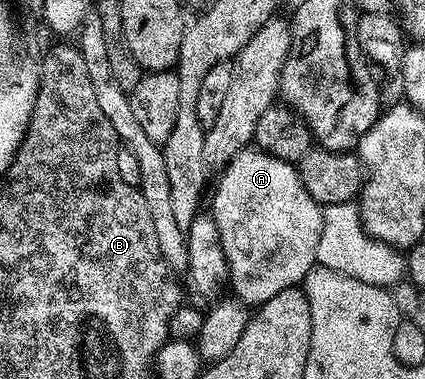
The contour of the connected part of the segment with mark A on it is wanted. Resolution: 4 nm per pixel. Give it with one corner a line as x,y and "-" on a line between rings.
239,151
219,175
210,214
226,253
230,291
239,302
255,309
282,289
303,284
309,271
317,266
322,207
306,193
293,164
264,151

